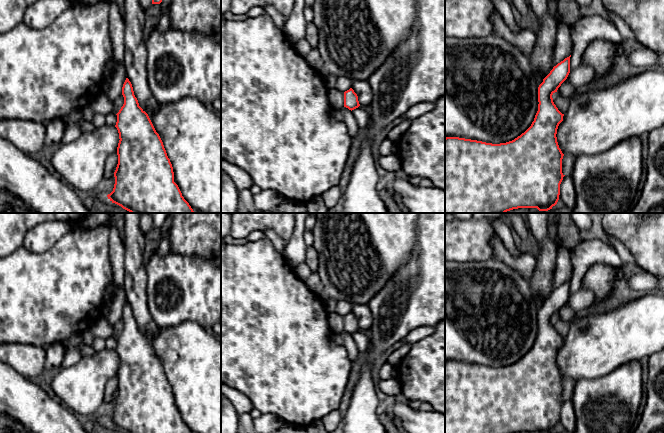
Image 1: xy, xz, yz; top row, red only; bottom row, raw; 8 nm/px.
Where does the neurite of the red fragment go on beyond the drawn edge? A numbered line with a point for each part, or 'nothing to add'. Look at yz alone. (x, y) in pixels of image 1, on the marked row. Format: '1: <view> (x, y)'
nothing to add

